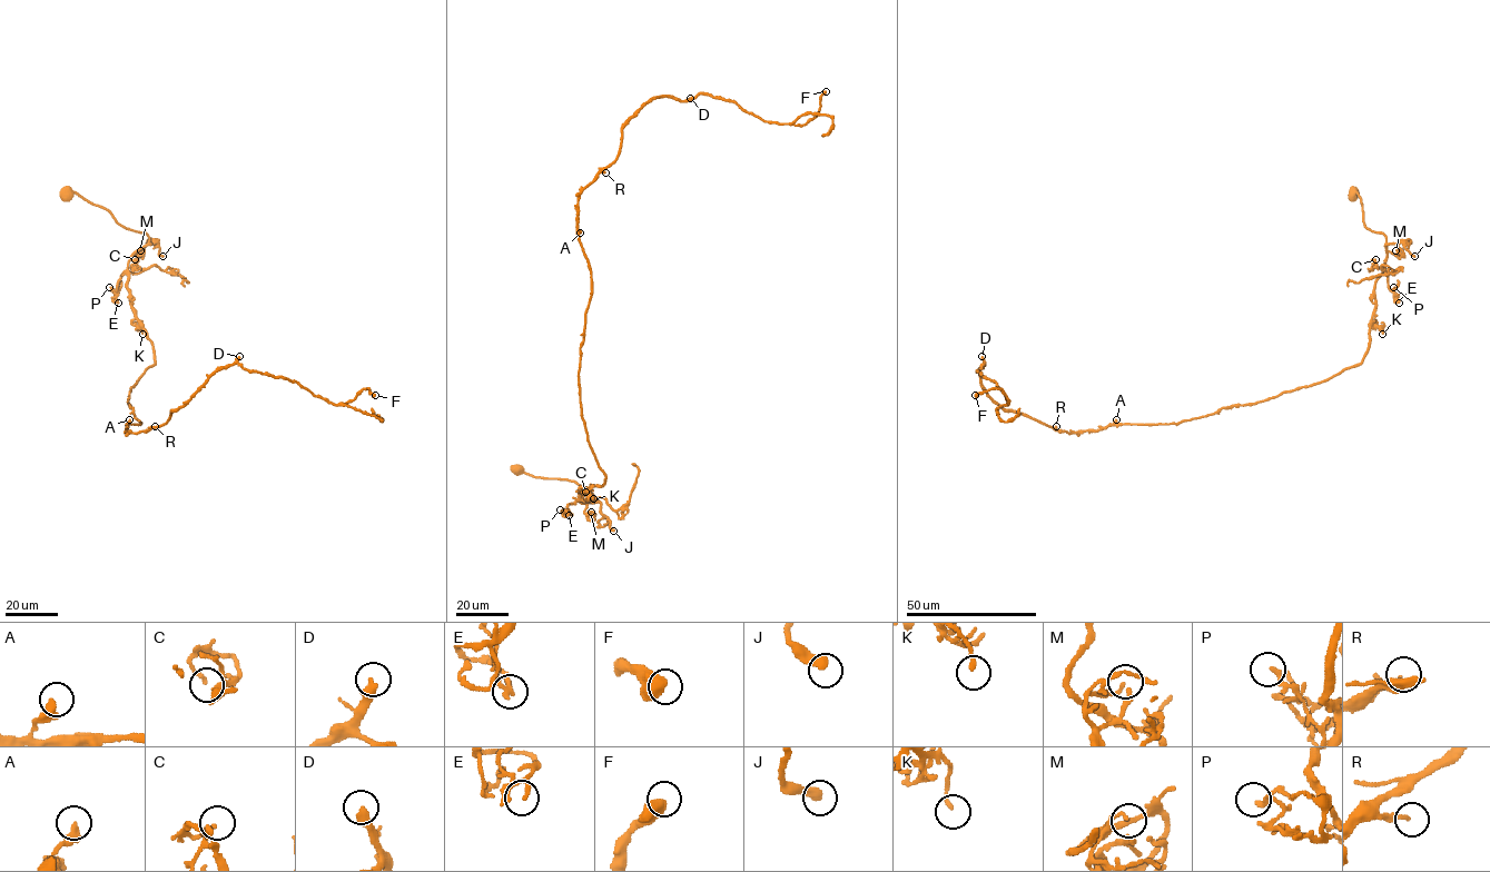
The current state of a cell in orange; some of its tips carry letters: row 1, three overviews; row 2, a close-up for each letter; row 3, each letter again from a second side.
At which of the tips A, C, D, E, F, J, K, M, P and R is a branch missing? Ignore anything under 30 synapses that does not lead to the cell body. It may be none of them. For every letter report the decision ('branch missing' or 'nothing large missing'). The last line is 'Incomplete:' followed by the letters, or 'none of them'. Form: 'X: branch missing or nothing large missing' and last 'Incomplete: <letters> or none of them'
A: nothing large missing
C: nothing large missing
D: branch missing
E: nothing large missing
F: nothing large missing
J: branch missing
K: nothing large missing
M: nothing large missing
P: nothing large missing
R: nothing large missing
Incomplete: D, J

